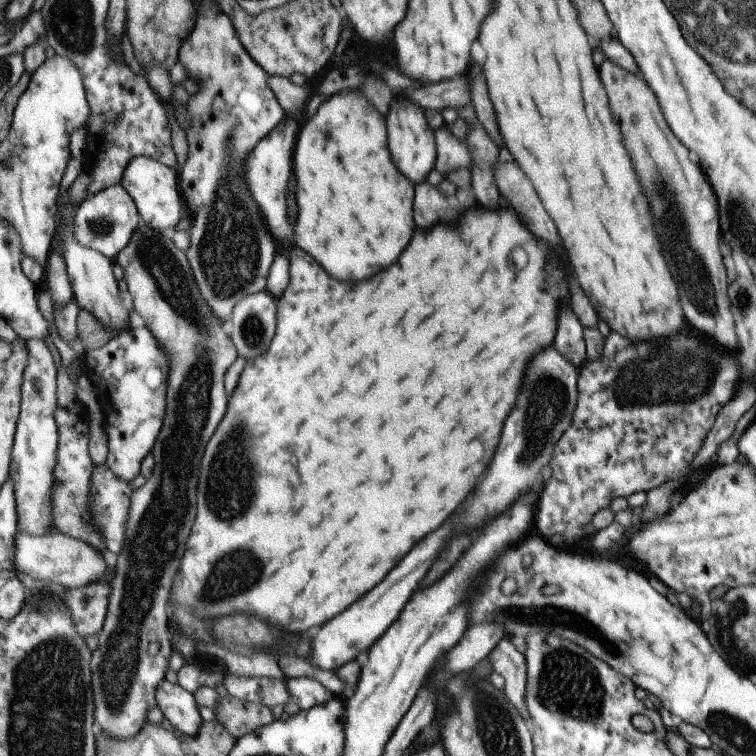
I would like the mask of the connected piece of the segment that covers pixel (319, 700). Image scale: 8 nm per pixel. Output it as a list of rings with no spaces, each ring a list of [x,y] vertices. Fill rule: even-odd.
[[[287,677],[284,680],[289,695],[301,710],[320,706],[332,696],[329,689],[313,677]]]

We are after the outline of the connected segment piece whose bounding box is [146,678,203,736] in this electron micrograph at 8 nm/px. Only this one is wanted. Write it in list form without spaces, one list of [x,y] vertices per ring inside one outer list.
[[[164,678],[156,687],[155,699],[157,706],[146,714],[149,721],[161,725],[166,717],[183,735],[194,736],[199,731],[203,718],[191,692]]]

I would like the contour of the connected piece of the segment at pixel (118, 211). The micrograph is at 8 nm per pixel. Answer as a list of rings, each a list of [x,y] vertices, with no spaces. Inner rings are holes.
[[[118,183],[86,197],[75,212],[73,220],[75,221],[74,238],[81,245],[114,260],[130,242],[140,218],[129,192],[126,192],[126,189]]]

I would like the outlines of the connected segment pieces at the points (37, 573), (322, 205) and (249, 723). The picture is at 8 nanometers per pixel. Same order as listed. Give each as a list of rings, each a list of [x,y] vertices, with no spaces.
[[[17,530],[15,540],[15,565],[17,571],[32,575],[38,580],[62,584],[67,589],[79,589],[99,579],[108,583],[113,579],[115,564],[108,552],[99,551],[91,544],[62,533],[31,535]]]
[[[342,90],[334,96],[330,96],[320,104],[318,112],[314,114],[313,118],[307,120],[300,125],[299,133],[297,134],[297,141],[293,152],[293,170],[296,176],[296,186],[298,186],[298,222],[296,228],[293,228],[295,246],[300,246],[304,252],[308,252],[314,260],[318,260],[324,270],[338,278],[338,280],[366,280],[374,274],[378,274],[380,270],[388,268],[390,264],[394,264],[398,260],[398,256],[402,254],[402,250],[406,248],[406,244],[412,238],[414,232],[414,216],[412,216],[412,198],[414,198],[414,186],[410,180],[406,180],[406,176],[402,176],[398,172],[398,168],[394,168],[392,162],[391,152],[387,143],[387,128],[384,122],[384,116],[372,106],[372,102],[368,102],[360,92],[352,92],[352,90]]]
[[[230,695],[219,698],[214,712],[217,721],[235,739],[275,720],[270,707],[260,703],[241,701]]]

